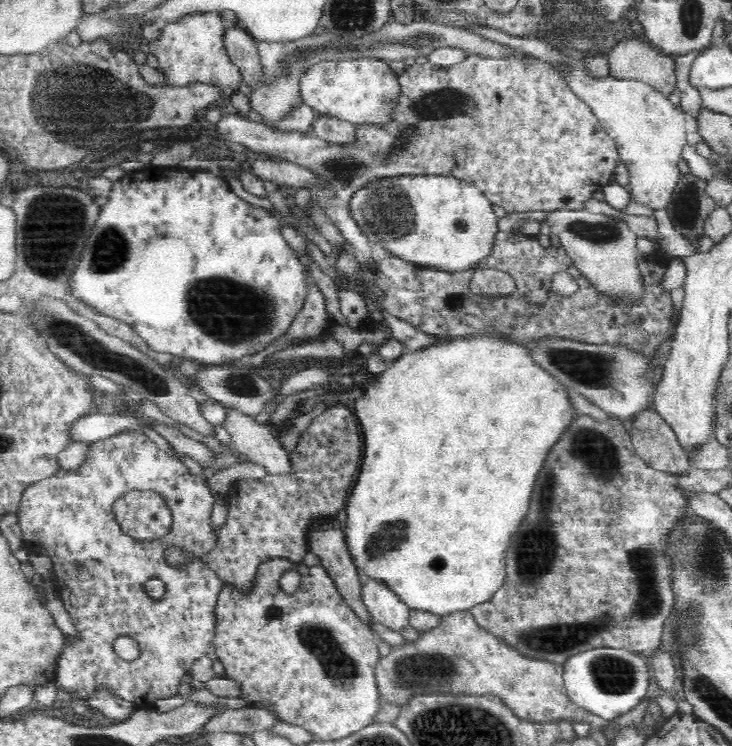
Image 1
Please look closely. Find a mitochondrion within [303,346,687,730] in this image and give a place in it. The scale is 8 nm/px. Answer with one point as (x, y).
(542, 639)

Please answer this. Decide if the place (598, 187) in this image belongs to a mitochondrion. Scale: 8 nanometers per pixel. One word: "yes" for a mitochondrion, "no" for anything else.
no

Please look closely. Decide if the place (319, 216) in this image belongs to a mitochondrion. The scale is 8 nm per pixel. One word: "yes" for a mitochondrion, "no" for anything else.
no

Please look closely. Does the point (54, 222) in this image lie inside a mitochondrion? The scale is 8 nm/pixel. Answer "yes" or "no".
yes

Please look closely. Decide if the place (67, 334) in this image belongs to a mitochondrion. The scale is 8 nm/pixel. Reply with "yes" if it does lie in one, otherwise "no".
yes

